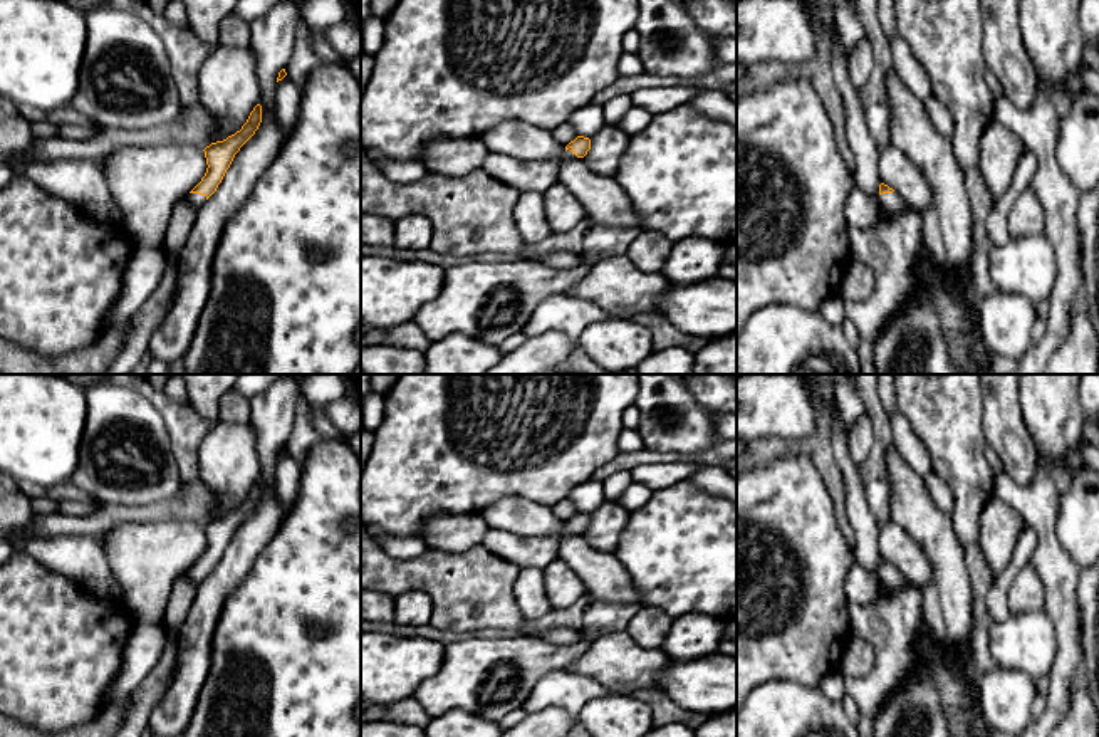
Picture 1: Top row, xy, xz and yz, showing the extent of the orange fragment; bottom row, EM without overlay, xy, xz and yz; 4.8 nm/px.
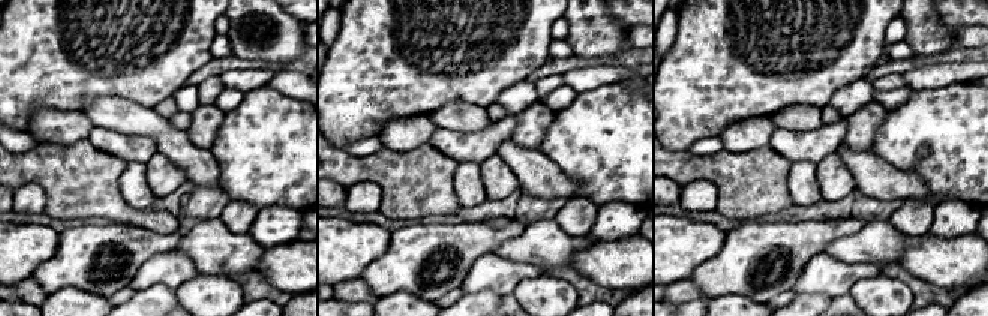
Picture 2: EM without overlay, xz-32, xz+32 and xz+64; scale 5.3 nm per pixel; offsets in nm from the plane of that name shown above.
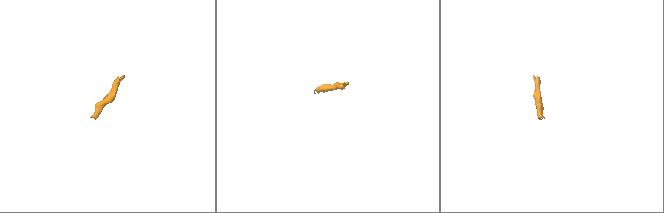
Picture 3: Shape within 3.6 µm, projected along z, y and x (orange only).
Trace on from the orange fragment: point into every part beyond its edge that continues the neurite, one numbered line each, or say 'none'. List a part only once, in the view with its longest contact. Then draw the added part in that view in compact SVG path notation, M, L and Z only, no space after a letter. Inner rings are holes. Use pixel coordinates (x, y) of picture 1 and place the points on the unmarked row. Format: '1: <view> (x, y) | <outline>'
1: xy (195, 576) | M188 569L185 571L185 574L191 581L193 586L198 586L206 578L206 572L200 569Z

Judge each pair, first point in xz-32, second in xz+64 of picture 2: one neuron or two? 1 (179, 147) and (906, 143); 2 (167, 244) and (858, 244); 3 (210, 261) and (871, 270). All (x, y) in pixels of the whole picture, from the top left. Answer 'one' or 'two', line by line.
1: two
2: two
3: two

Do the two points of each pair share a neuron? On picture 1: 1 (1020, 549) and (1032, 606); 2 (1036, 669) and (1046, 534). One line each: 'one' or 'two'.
1: two
2: two

